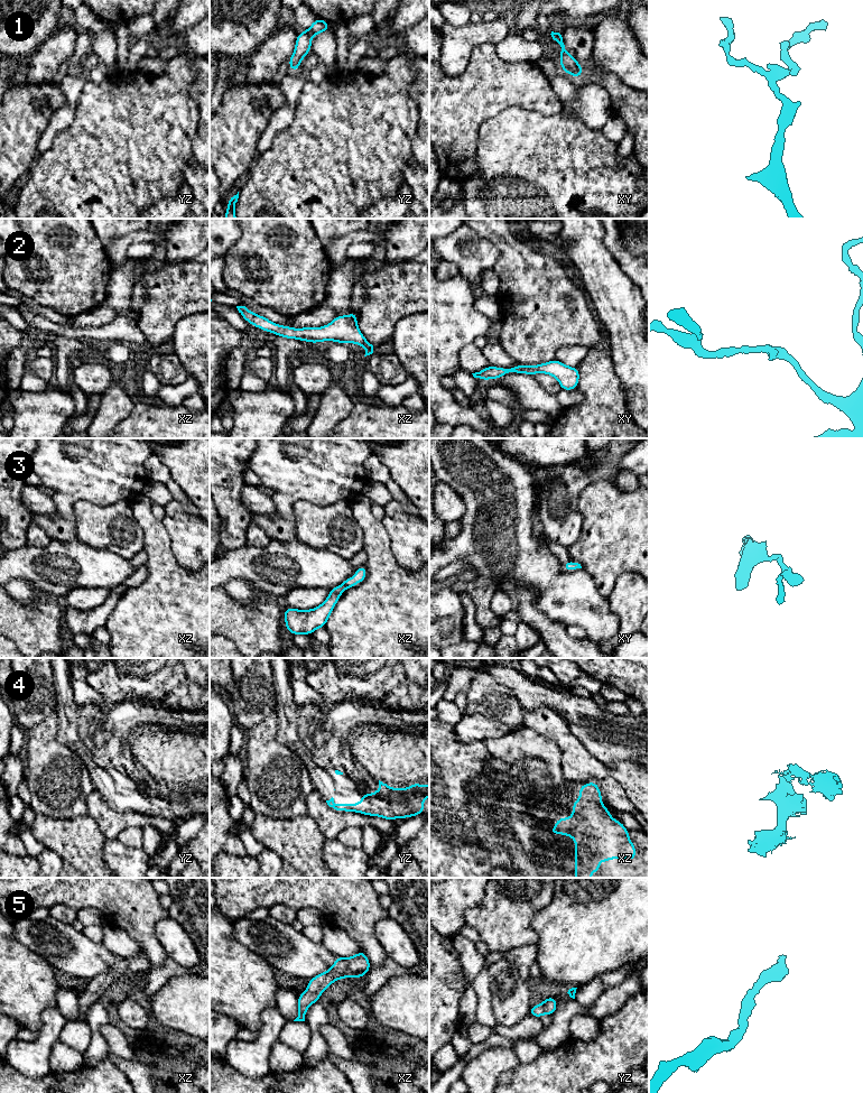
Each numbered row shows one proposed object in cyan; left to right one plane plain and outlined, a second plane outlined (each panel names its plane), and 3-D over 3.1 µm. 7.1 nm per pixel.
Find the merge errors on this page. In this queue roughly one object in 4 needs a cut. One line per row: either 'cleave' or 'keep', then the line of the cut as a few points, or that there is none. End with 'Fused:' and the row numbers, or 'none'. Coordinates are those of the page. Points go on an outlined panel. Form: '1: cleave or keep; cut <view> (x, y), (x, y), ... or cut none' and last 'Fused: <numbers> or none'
1: keep; cut none
2: keep; cut none
3: keep; cut none
4: keep; cut none
5: keep; cut none
Fused: none

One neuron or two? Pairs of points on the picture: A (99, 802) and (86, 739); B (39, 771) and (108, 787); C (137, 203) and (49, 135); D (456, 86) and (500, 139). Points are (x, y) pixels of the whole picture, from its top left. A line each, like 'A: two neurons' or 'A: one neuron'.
A: two neurons
B: two neurons
C: two neurons
D: two neurons

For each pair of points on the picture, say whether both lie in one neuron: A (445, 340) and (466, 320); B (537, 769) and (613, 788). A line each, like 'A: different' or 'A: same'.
A: same
B: different

